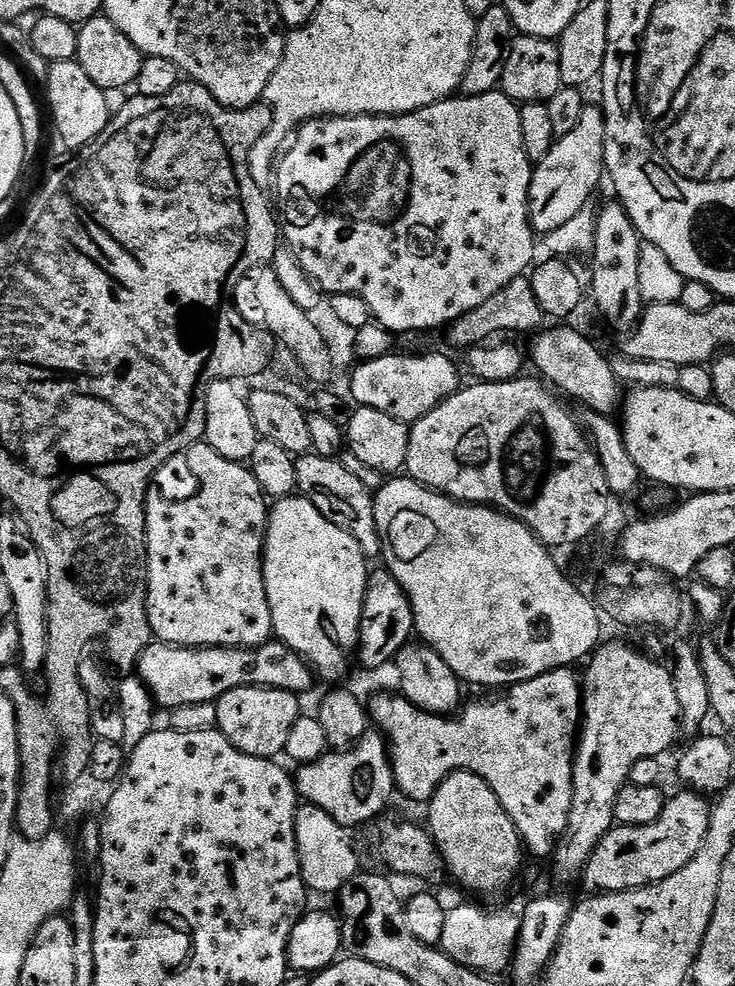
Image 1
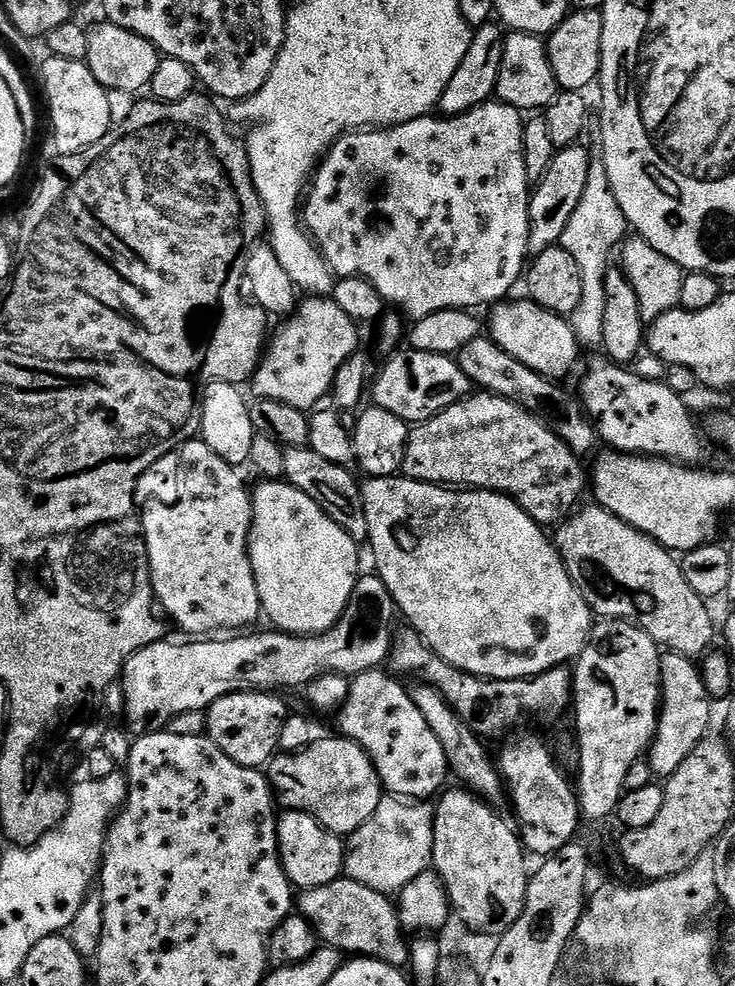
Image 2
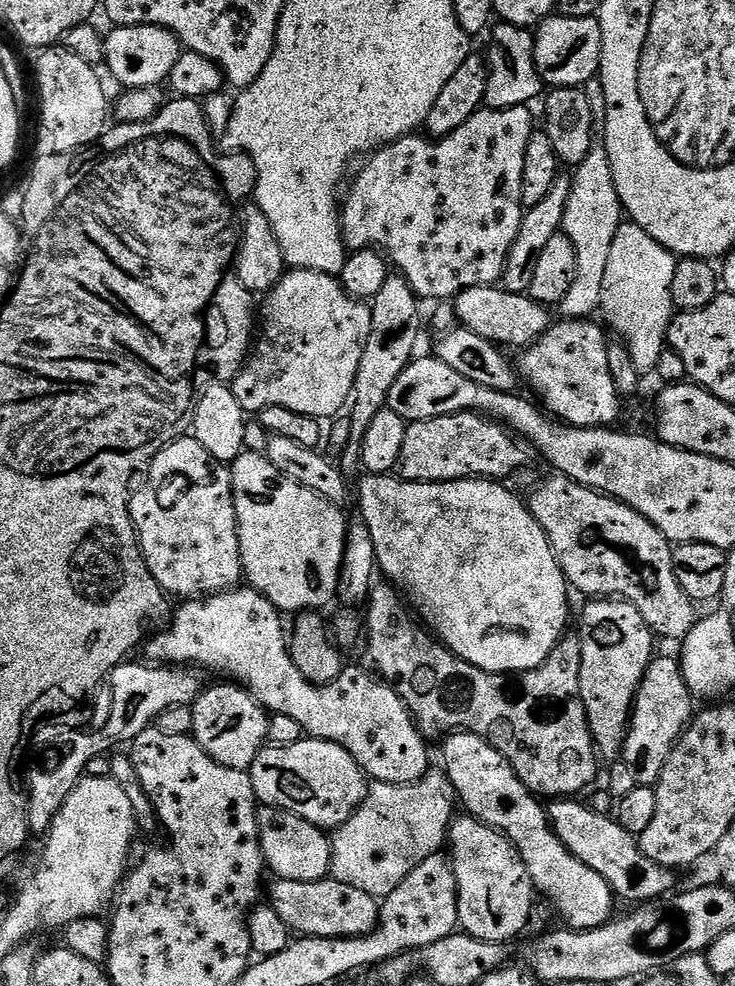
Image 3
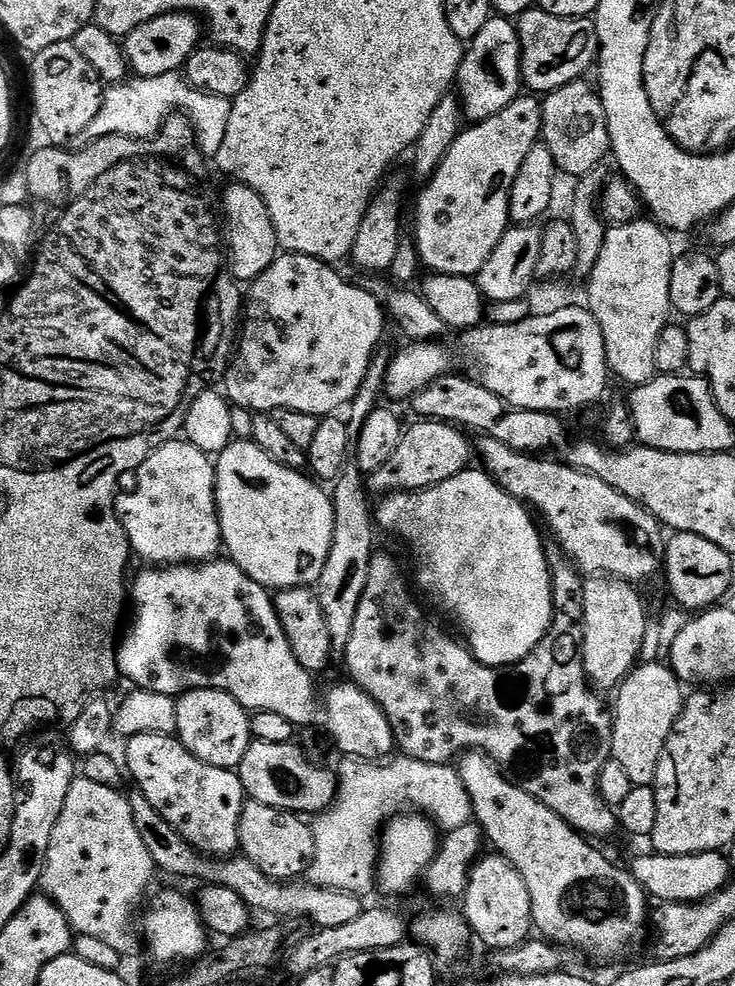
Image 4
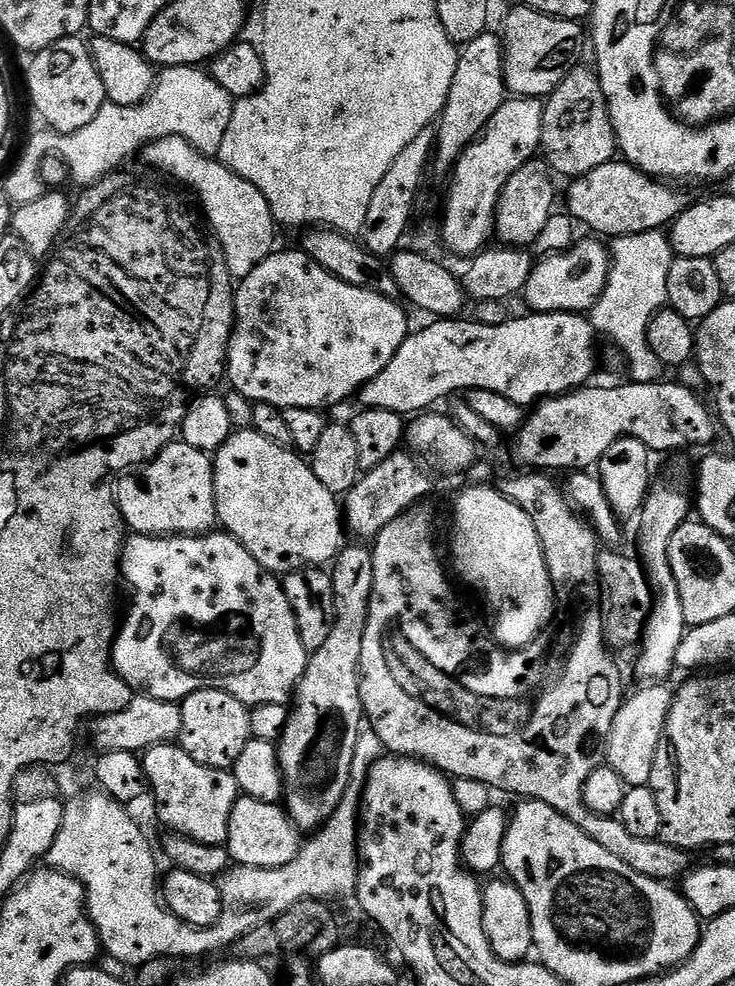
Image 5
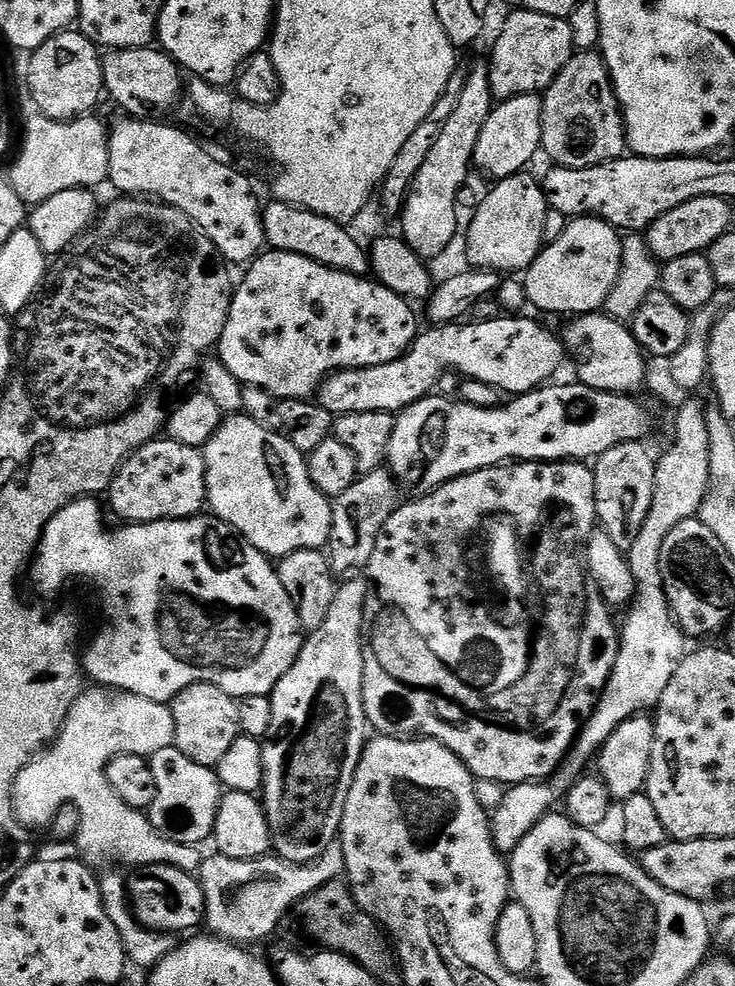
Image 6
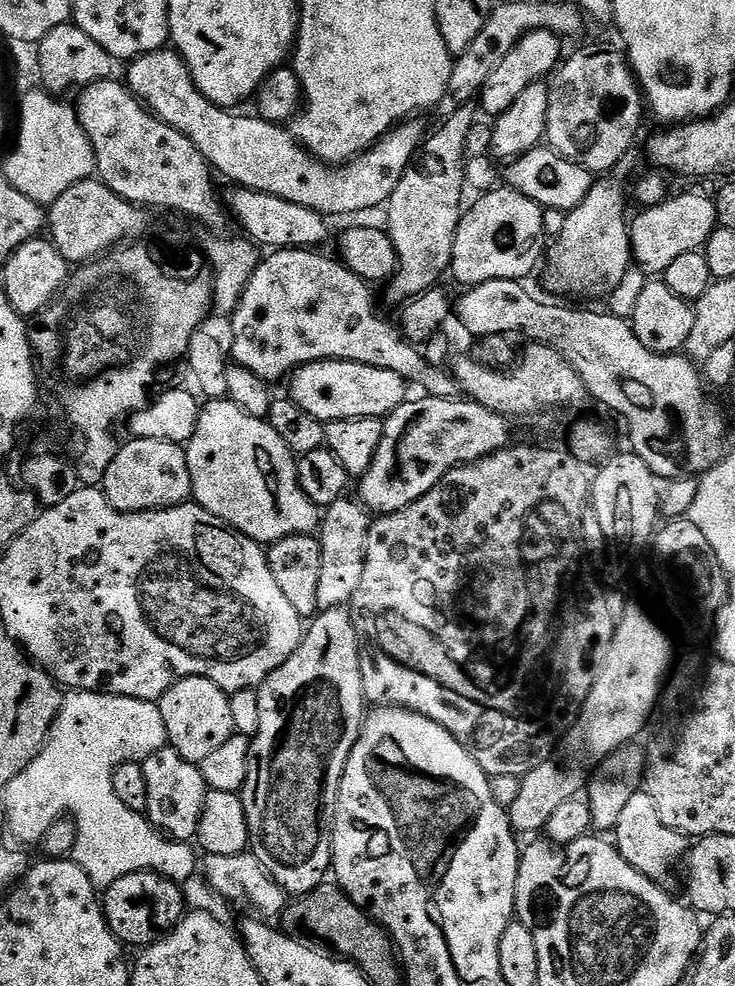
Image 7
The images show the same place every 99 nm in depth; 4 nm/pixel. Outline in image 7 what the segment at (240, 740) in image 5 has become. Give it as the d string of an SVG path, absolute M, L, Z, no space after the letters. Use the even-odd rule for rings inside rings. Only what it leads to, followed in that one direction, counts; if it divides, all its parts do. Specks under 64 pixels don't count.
M187 676L178 680L158 701L162 722L166 722L168 744L191 764L200 765L218 746L230 742L236 732L234 718L230 714L230 696L210 678Z

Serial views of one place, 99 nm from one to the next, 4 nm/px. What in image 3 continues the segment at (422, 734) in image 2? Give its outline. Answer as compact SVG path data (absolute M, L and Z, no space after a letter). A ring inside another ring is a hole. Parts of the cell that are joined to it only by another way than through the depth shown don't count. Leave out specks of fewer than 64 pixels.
M237 586L226 592L217 592L203 598L188 598L180 609L170 616L172 628L160 632L152 641L143 645L149 661L160 666L195 666L221 672L221 677L248 689L259 704L272 714L286 714L294 718L298 726L311 739L334 742L342 746L358 762L369 781L377 784L413 784L430 770L428 764L429 741L416 728L412 712L391 684L381 682L375 675L367 676L360 668L345 667L343 674L329 684L311 684L302 678L298 666L294 666L288 652L289 637L281 613L261 592L251 586Z

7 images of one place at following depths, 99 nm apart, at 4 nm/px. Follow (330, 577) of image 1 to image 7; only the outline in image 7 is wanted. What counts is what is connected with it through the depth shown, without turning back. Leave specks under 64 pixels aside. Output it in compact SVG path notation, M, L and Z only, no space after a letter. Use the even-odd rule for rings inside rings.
M208 400L201 407L198 426L186 445L191 499L201 504L210 514L222 518L222 522L248 536L261 546L271 546L287 536L307 536L315 533L322 519L321 509L316 507L302 490L296 473L297 457L288 449L286 442L270 427L267 419L259 420L238 407L233 400Z

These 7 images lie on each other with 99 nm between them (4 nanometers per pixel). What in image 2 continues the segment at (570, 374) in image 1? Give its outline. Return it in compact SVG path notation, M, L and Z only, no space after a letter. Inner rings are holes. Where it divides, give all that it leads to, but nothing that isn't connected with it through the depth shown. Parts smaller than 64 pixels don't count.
M505 299L491 309L492 321L487 322L486 328L490 331L490 338L506 354L518 358L522 366L530 366L538 374L557 382L567 381L567 376L576 368L580 360L582 349L578 338L574 334L571 323L565 317L554 314L545 308L539 308L530 299Z

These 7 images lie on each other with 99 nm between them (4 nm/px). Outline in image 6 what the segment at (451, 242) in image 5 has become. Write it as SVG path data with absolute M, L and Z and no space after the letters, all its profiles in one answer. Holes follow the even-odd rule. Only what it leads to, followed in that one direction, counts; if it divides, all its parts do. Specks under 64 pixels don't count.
M539 95L515 96L509 100L499 101L493 107L490 118L486 118L486 126L482 126L482 134L478 134L478 146L472 159L475 167L481 168L493 181L505 180L516 172L525 171L528 163L541 151L542 145L542 106L543 99Z

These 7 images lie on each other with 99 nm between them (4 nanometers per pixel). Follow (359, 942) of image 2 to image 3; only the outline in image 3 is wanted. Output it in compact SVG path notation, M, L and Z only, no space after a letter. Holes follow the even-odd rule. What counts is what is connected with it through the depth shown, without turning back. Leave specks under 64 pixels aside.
M276 878L271 884L266 892L267 903L278 914L278 918L282 918L282 922L286 922L288 928L300 936L318 938L369 936L371 932L375 932L376 925L380 923L381 901L366 894L366 890L346 886L346 882L338 882L331 878L314 882L290 882Z

